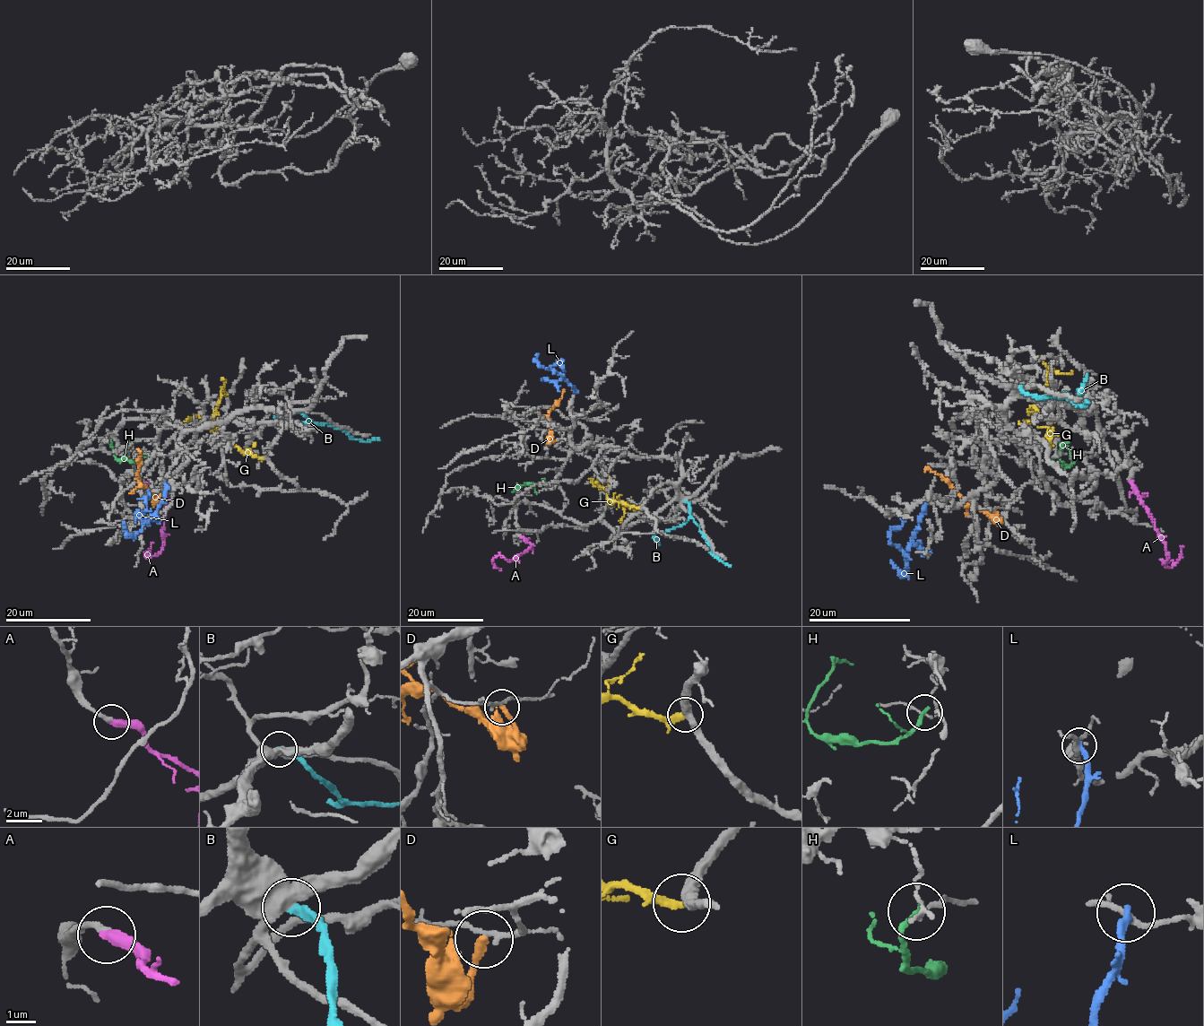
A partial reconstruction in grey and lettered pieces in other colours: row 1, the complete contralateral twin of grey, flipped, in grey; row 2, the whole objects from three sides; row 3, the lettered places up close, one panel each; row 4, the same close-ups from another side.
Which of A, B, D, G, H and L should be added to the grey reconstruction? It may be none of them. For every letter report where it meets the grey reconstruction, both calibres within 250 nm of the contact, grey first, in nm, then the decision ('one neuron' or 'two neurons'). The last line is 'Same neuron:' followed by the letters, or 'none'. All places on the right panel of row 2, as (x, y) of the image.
A: contact (1130, 481); calibres 200 and 420 nm; one neuron
B: contact (1020, 386); calibres 500 and 320 nm; two neurons
D: contact (994, 510); calibres 160 and 280 nm; two neurons
G: contact (1048, 444); calibres 380 and 300 nm; two neurons
H: contact (1055, 456); calibres 120 and 240 nm; two neurons
L: contact (925, 502); calibres 200 and 280 nm; two neurons
Same neuron: A

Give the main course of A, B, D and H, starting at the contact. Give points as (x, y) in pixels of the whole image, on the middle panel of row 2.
A: (520, 536), (532, 546), (514, 560), (494, 557), (493, 564), (502, 569)
B: (684, 500), (710, 552), (730, 566)
D: (556, 440), (550, 440), (550, 421), (547, 416), (562, 396), (563, 390)
H: (550, 486), (525, 483), (515, 490), (516, 486)

